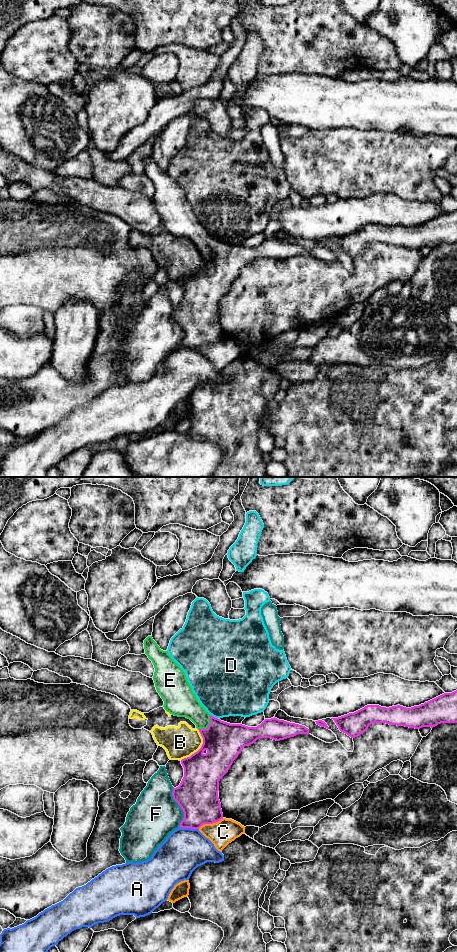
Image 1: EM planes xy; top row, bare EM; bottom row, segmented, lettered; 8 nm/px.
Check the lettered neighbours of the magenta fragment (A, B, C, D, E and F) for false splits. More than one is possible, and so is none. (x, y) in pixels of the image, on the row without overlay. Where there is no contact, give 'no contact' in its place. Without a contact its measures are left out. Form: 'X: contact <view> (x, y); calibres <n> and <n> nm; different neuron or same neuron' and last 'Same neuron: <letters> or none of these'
A: contact xy (189, 347); calibres 320 and 340 nm; different neuron
B: contact xy (200, 268); calibres 300 and 260 nm; different neuron
C: contact xy (210, 343); calibres 340 and 200 nm; different neuron
D: contact xy (212, 236); calibres 300 and 460 nm; different neuron
E: contact xy (209, 245); calibres 300 and 200 nm; same neuron
F: contact xy (180, 326); calibres 340 and 380 nm; different neuron
Same neuron: E

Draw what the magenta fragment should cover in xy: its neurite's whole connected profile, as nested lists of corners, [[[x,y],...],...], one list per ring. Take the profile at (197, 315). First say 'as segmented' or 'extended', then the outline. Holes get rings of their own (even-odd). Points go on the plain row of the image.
extended; [[[148,156],[143,164],[145,174],[152,181],[155,188],[153,200],[157,212],[164,221],[164,229],[174,236],[190,239],[203,258],[201,268],[190,277],[181,280],[184,297],[180,305],[173,308],[173,319],[184,332],[184,338],[179,348],[199,349],[204,344],[216,343],[223,339],[221,323],[218,317],[219,301],[228,292],[241,270],[245,266],[253,264],[259,258],[271,258],[280,261],[294,257],[297,254],[309,254],[309,249],[275,237],[265,239],[257,247],[230,244],[213,237],[200,224],[192,211],[185,192],[171,178],[168,172],[161,170],[152,156]]]

